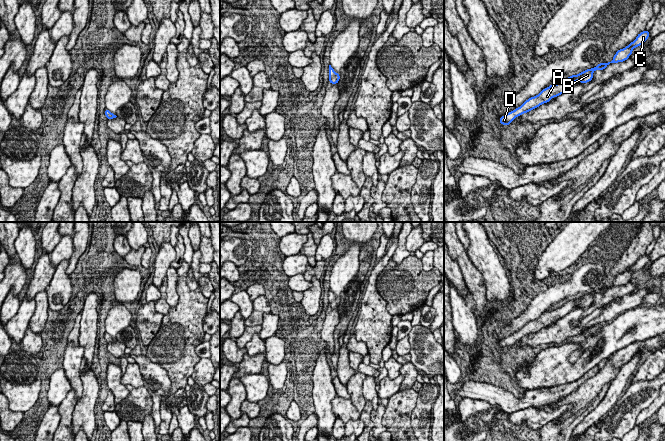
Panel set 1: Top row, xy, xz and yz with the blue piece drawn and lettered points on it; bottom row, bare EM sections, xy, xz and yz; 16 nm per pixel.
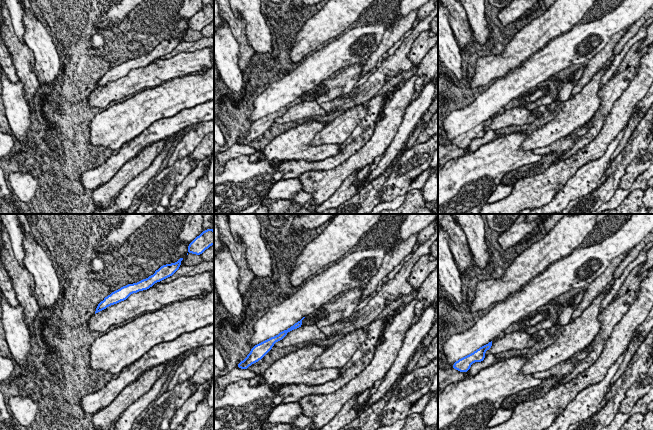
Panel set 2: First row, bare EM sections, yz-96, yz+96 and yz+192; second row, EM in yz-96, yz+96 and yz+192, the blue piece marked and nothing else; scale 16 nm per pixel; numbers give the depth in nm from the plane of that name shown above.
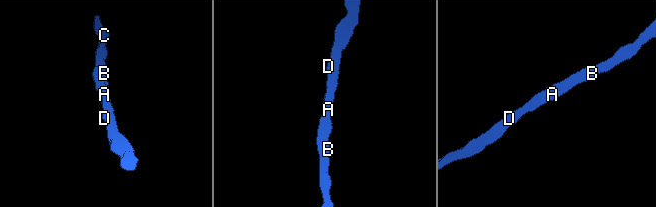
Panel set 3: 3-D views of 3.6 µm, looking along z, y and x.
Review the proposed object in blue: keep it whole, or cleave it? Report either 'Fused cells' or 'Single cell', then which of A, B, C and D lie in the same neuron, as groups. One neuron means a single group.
Single cell. Groups: A B C D

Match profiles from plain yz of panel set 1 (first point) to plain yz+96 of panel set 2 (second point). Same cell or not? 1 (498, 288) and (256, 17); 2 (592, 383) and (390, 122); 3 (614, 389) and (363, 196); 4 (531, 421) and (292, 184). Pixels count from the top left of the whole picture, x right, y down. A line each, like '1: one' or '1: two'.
1: one
2: one
3: two
4: one

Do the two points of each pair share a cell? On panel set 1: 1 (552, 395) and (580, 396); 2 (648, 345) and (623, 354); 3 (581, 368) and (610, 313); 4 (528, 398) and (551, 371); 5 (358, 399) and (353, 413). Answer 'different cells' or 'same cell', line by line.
1: different cells
2: same cell
3: different cells
4: different cells
5: different cells

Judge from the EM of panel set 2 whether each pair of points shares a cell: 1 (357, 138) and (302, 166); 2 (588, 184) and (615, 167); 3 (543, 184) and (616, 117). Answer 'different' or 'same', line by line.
1: same
2: different
3: same

